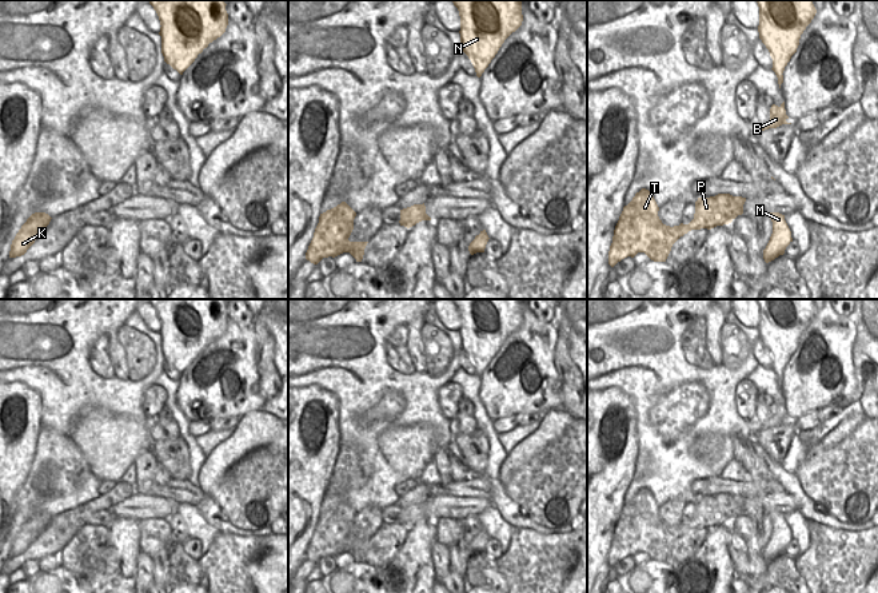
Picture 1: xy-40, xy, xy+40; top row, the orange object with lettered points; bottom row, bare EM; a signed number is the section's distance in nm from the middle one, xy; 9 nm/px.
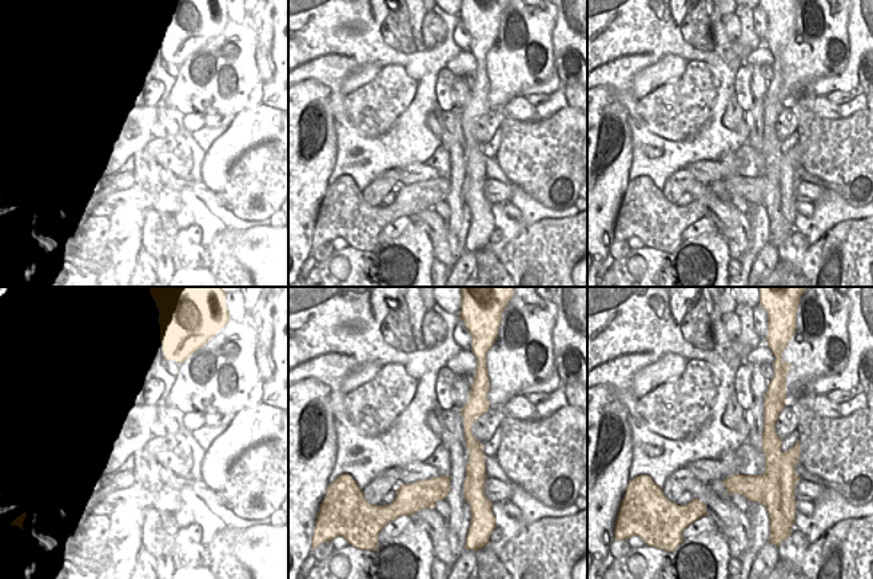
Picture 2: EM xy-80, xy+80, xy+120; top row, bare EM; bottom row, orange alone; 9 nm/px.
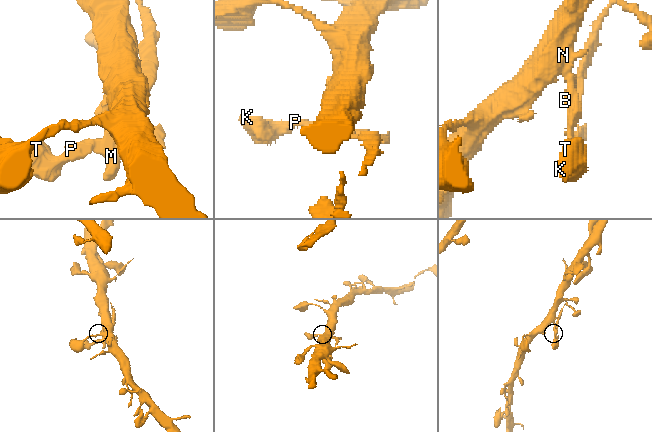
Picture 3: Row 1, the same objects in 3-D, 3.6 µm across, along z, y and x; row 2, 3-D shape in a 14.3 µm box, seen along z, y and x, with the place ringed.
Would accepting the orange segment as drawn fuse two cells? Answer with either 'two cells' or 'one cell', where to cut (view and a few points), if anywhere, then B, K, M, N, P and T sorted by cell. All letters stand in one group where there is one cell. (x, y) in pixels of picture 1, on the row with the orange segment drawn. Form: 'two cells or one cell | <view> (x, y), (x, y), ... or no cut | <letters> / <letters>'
two cells | xy+40 (775, 72), (781, 74) | B K M P T / N

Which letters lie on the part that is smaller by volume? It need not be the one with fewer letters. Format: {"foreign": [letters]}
{"foreign": ["B", "K", "M", "P", "T"]}

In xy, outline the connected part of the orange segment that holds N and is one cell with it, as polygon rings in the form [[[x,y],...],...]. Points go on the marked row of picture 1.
[[[451,0],[460,16],[460,47],[471,60],[475,72],[483,73],[504,40],[523,21],[522,0]]]

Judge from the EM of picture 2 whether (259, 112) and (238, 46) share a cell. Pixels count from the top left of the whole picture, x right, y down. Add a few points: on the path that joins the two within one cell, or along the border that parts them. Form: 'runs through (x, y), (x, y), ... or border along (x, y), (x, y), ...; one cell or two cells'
border along (260, 100), (238, 111); two cells

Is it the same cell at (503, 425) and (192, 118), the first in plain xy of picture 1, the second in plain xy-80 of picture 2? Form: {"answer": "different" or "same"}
{"answer": "same"}

